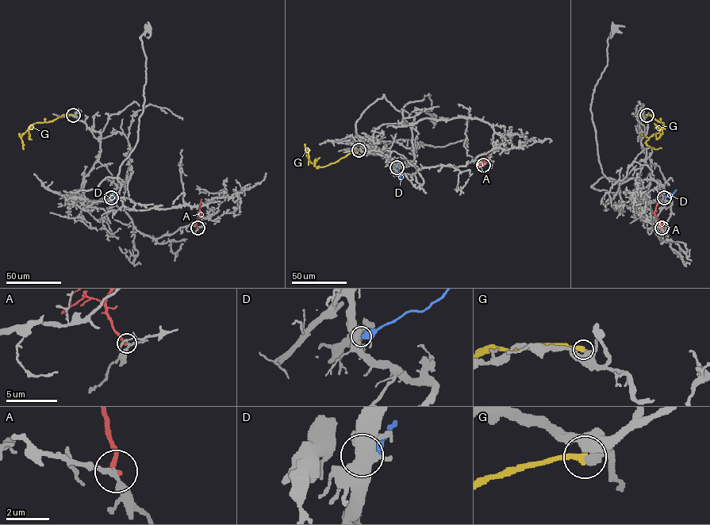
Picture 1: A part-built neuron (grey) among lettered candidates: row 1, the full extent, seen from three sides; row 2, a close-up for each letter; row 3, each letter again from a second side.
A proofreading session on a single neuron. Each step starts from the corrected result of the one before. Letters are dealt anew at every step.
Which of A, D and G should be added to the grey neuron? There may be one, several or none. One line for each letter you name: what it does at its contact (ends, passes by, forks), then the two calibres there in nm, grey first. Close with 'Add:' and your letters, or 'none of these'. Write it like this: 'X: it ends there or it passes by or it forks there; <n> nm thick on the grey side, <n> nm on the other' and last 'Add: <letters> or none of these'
Add: none of these

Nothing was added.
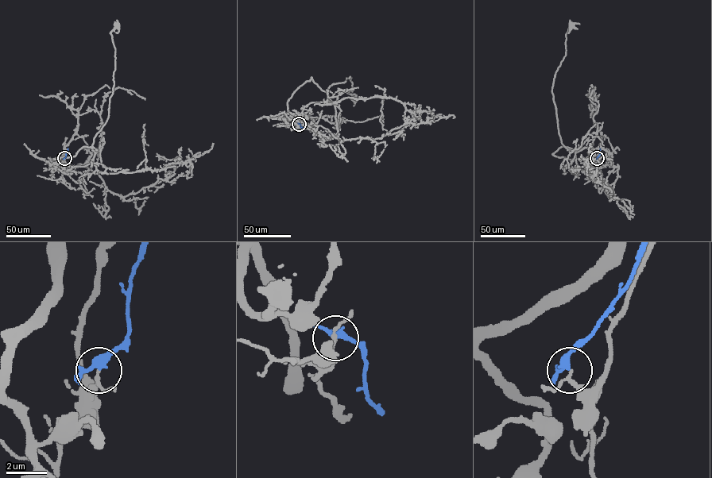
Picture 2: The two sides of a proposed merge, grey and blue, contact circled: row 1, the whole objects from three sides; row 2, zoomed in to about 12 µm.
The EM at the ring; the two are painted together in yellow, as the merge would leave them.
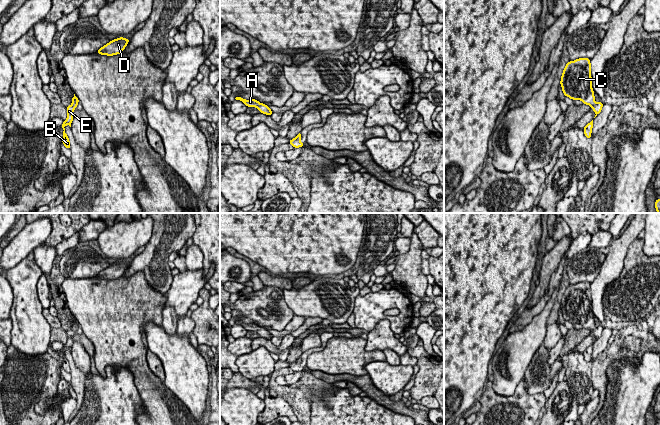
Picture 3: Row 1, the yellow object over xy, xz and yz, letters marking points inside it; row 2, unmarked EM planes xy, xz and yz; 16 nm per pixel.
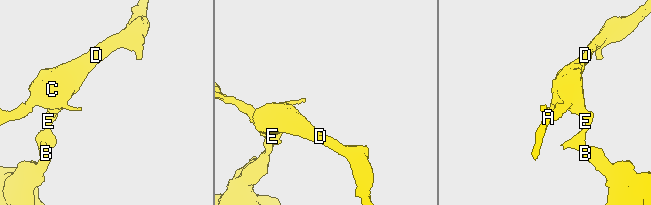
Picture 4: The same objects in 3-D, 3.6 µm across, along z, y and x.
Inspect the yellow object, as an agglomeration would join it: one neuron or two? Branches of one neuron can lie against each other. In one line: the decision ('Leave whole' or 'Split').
Split

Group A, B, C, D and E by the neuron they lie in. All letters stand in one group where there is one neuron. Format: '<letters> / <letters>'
A C D / B E

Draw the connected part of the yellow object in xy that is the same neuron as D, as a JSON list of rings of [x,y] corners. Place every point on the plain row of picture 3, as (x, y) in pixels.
[[[124,261],[116,262],[107,267],[106,269],[104,269],[103,271],[101,271],[97,275],[97,277],[107,280],[118,279],[124,275],[129,265],[130,265],[129,263],[126,263]]]

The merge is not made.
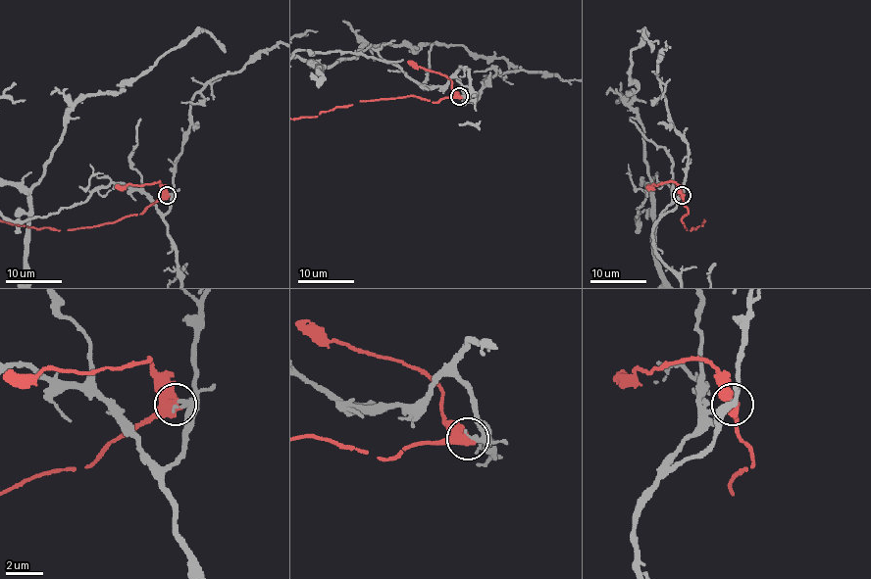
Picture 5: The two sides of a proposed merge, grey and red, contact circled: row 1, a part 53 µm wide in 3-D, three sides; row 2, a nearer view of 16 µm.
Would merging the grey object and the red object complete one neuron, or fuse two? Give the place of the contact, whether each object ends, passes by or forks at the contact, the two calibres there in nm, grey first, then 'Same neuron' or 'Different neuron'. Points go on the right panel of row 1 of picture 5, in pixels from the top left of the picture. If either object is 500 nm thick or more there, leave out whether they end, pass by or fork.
Place: (682, 195). Thickness 260 nm (grey) against 500 nm. Different neuron

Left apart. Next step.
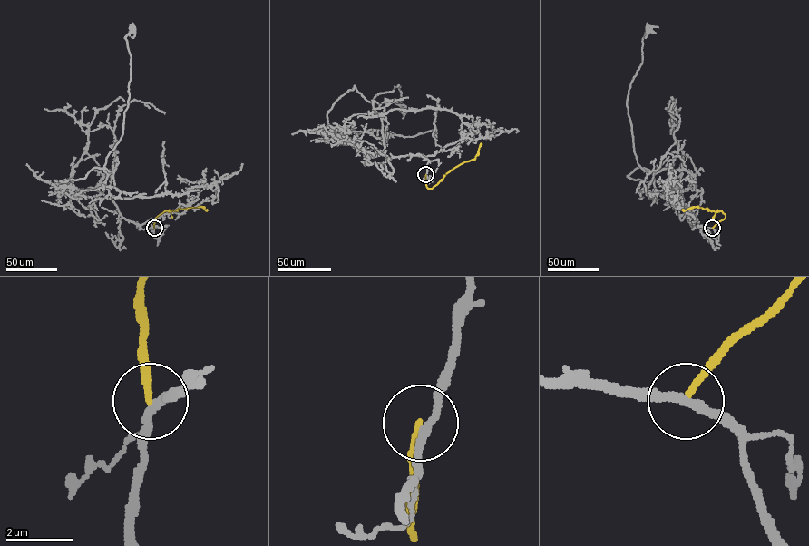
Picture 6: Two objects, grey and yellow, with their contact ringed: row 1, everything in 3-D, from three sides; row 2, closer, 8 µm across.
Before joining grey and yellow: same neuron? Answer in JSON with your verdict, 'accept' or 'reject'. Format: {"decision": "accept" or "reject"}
{"decision": "reject"}

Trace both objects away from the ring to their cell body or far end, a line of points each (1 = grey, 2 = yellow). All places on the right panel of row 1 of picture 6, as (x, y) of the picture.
1: (712, 228), (693, 229), (702, 192), (695, 176), (643, 169), (634, 152), (627, 99), (649, 28)
2: (712, 228), (725, 218), (721, 210), (696, 206), (682, 209)

